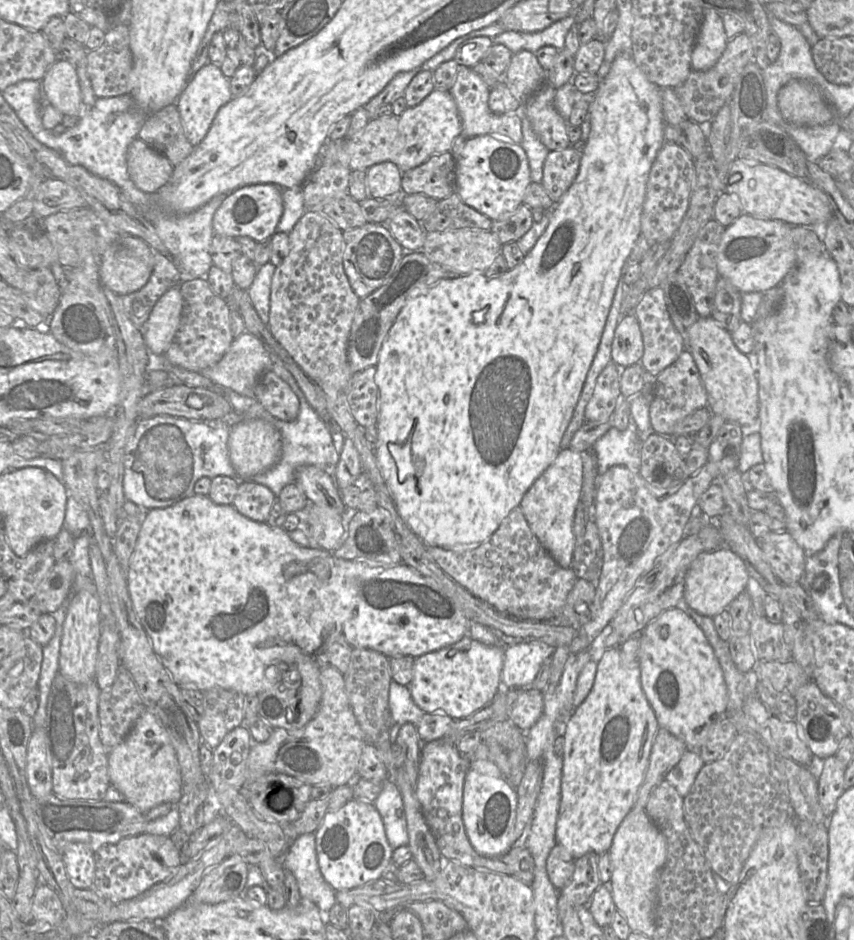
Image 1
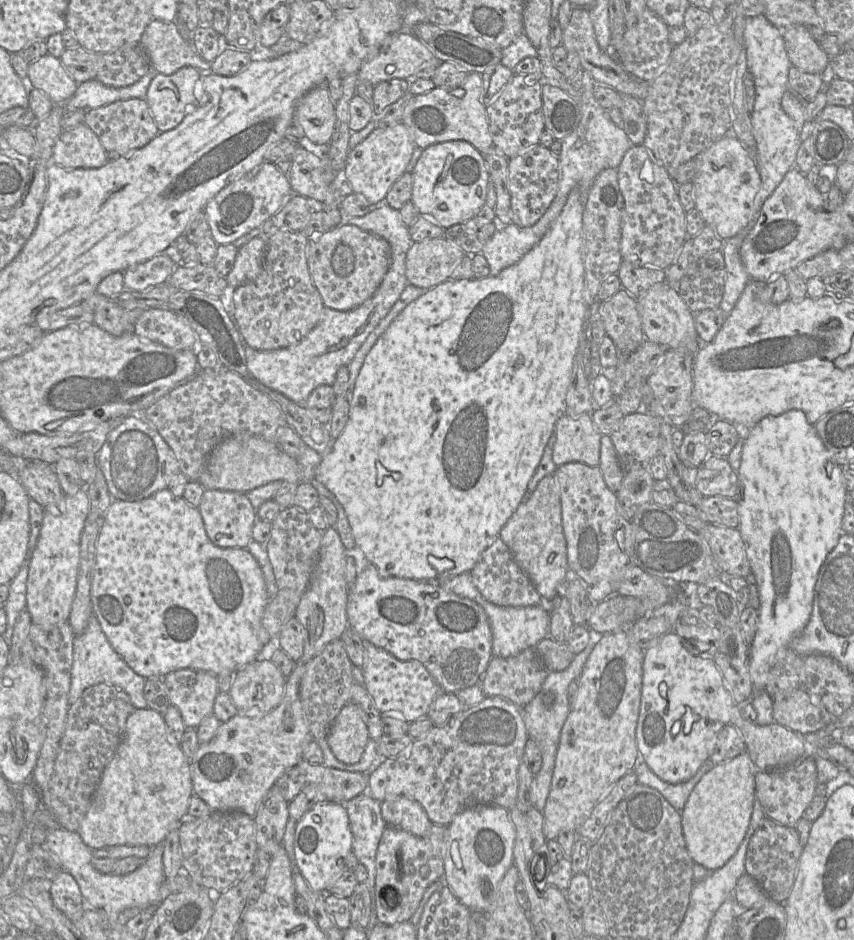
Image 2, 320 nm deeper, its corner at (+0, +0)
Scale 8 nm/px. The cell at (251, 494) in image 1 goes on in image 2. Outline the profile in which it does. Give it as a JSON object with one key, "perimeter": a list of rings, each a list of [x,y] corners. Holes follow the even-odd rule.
{"perimeter":[[[205,489],[197,507],[210,541],[222,548],[245,548],[252,538],[252,529],[257,520],[256,509],[252,506],[246,493]]]}

